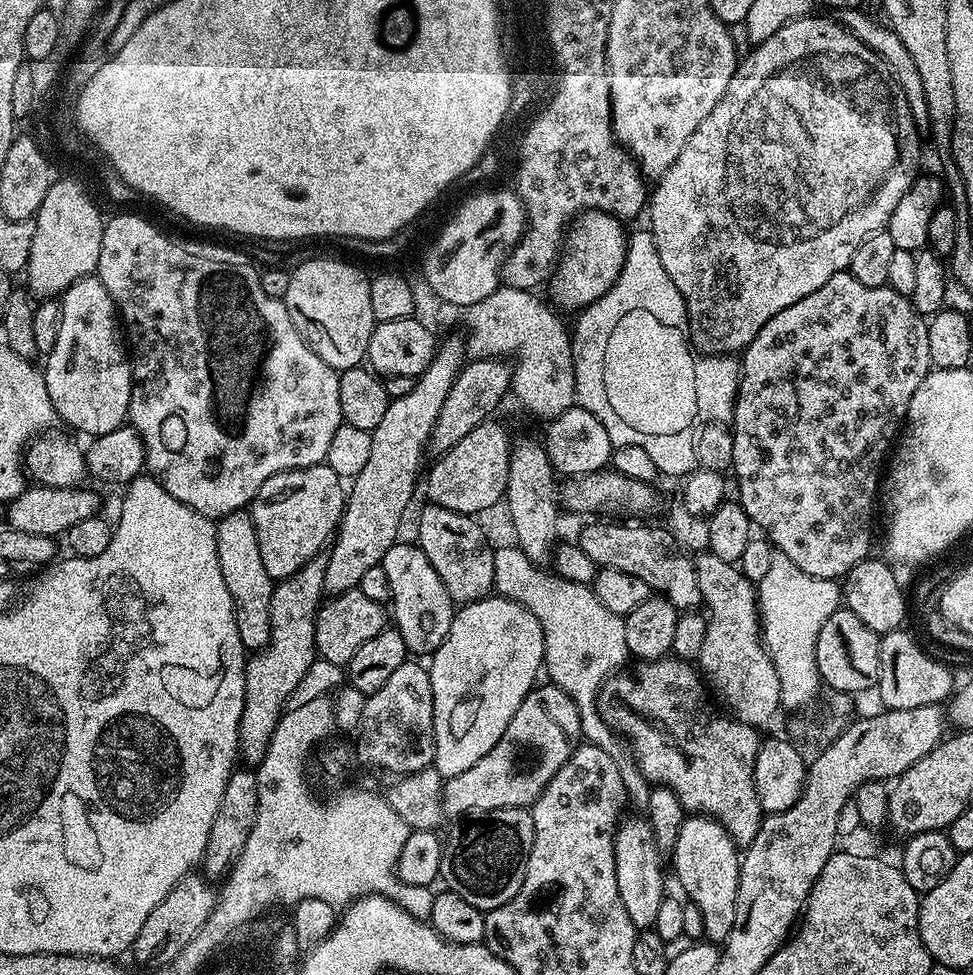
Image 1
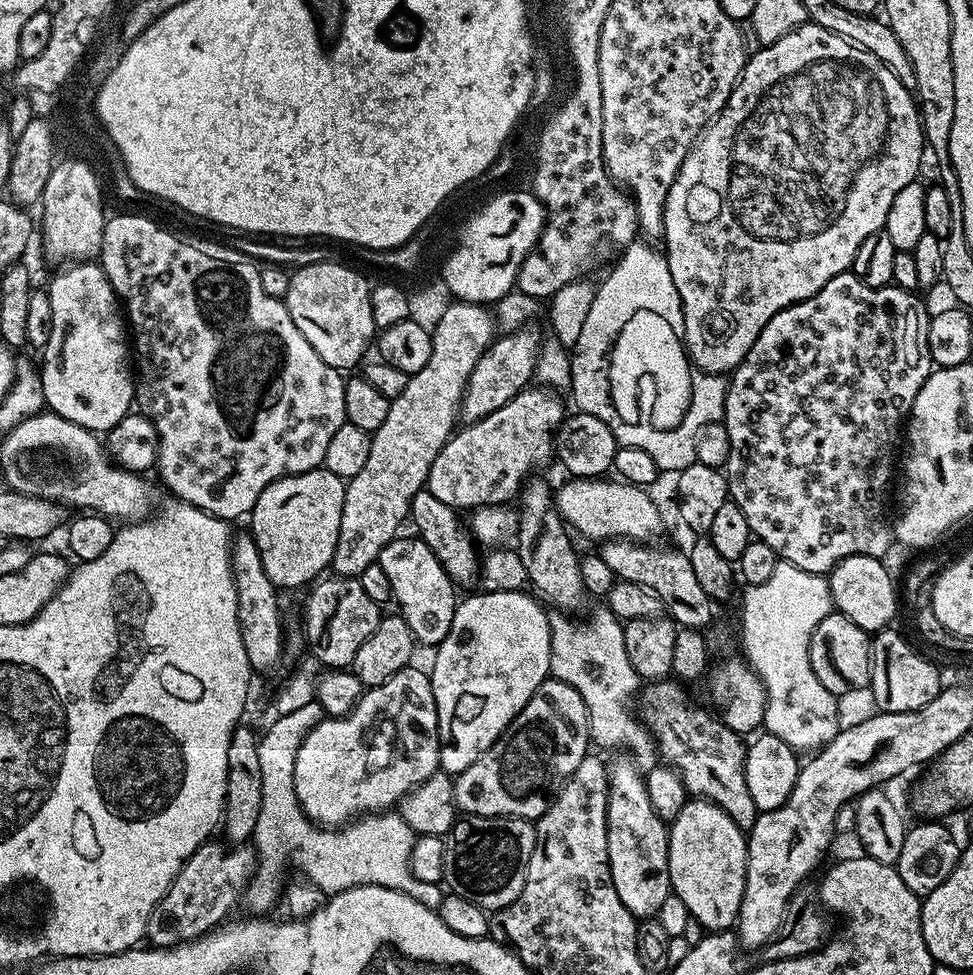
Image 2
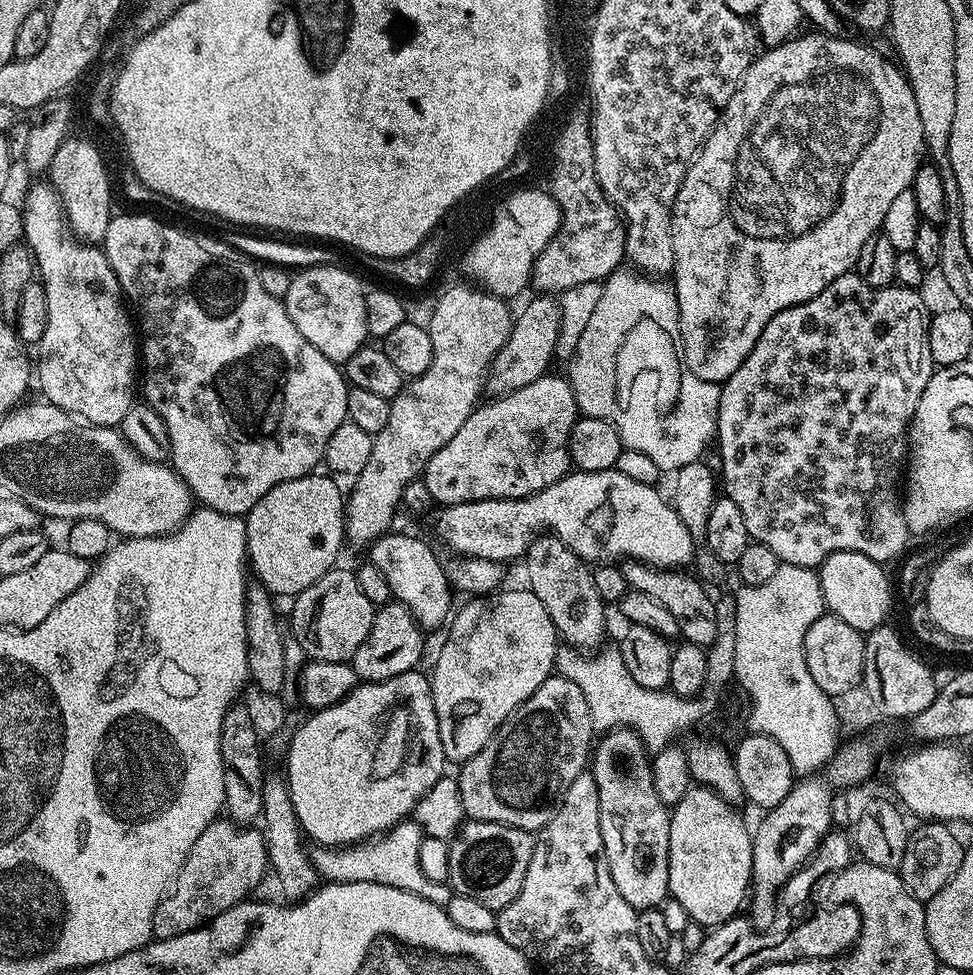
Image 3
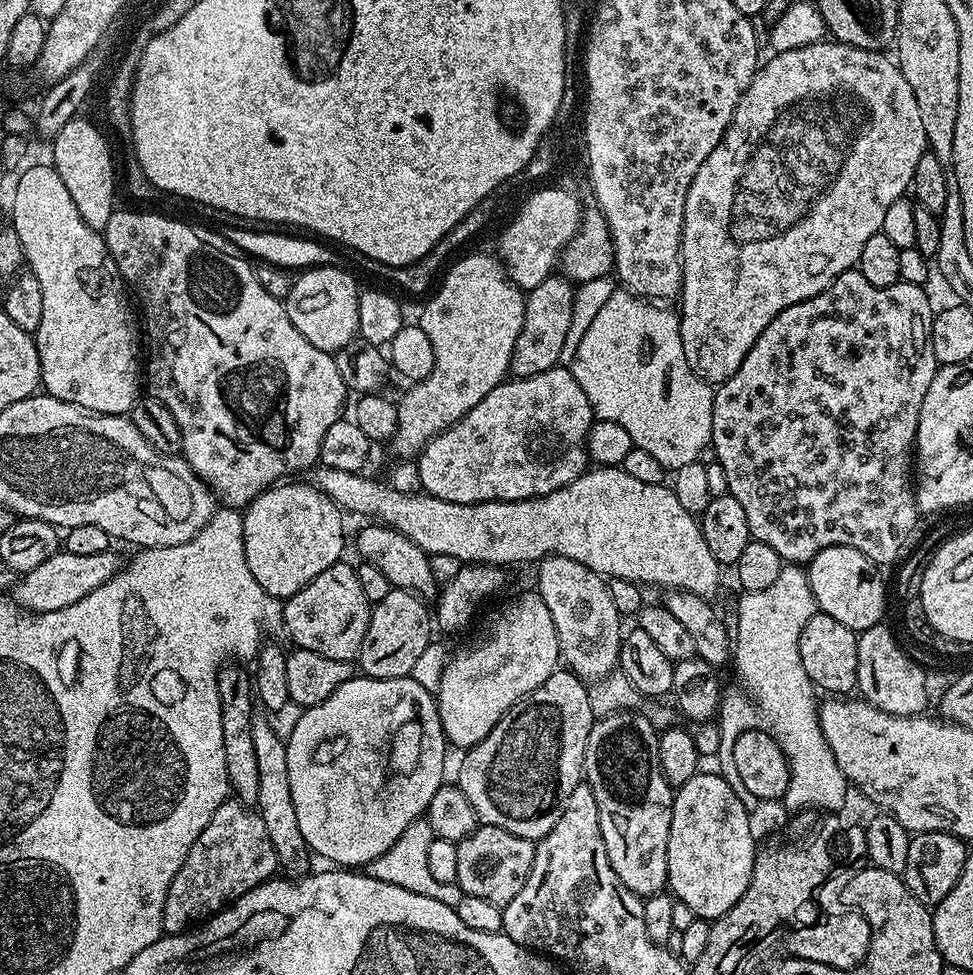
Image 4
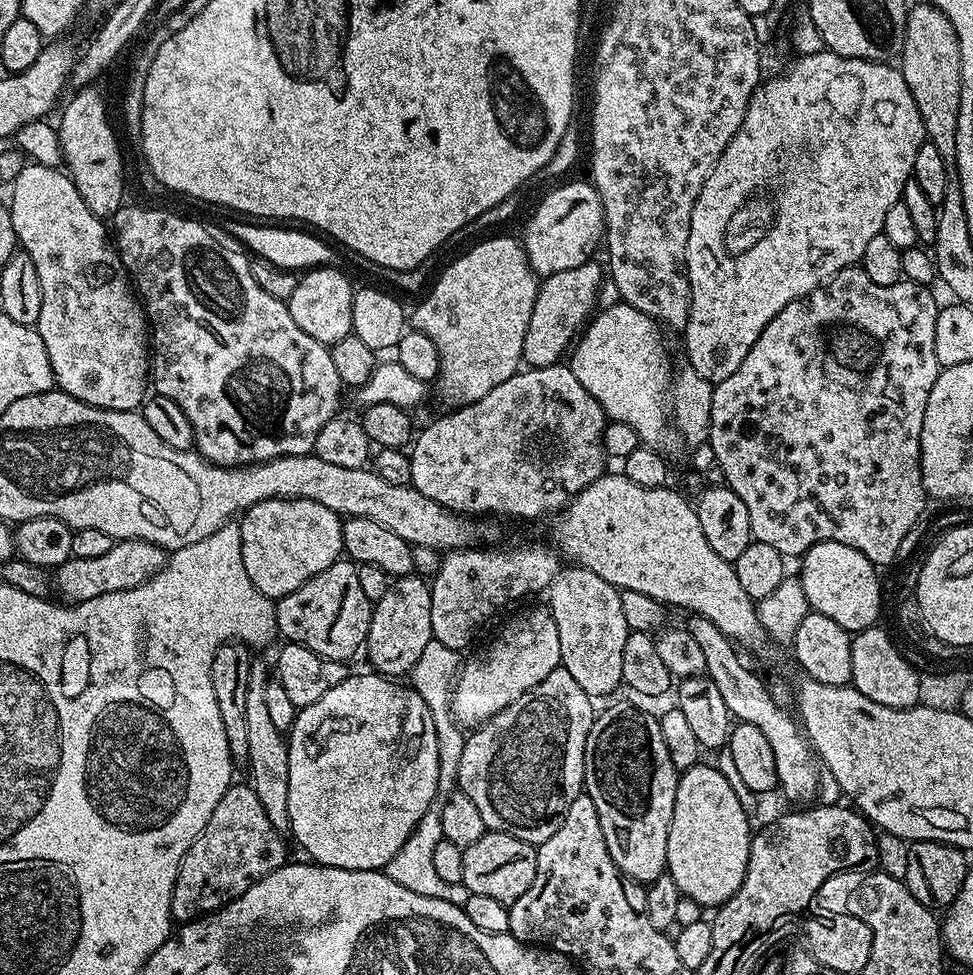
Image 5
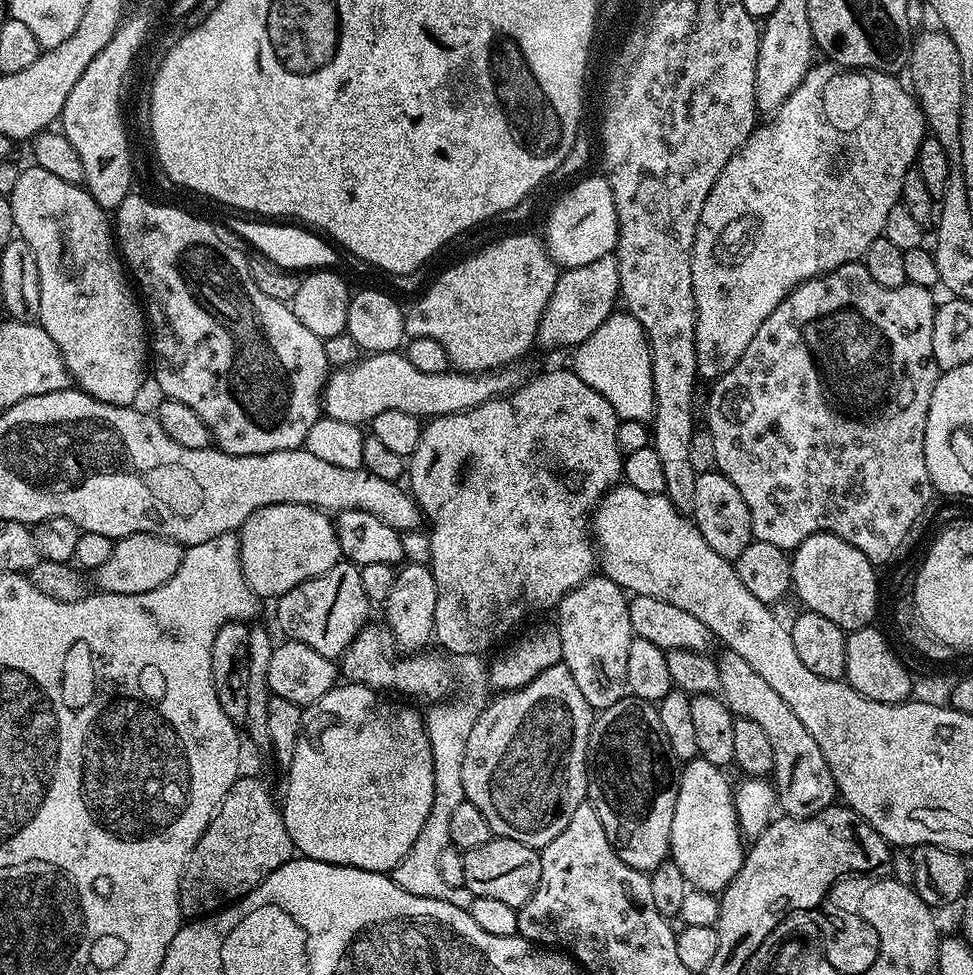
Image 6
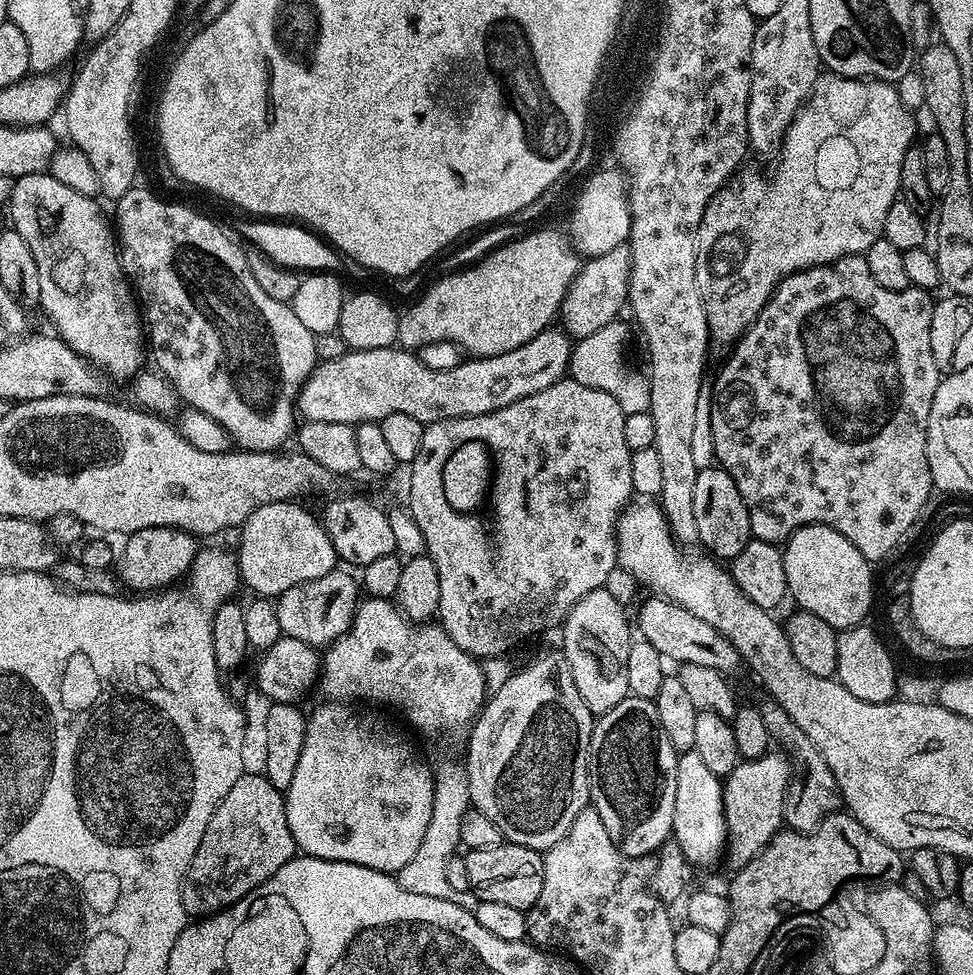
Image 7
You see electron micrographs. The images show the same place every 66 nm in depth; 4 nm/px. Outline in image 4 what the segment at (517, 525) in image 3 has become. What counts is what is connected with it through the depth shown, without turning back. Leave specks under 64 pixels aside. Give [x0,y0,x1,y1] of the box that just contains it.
[315,466,722,598]

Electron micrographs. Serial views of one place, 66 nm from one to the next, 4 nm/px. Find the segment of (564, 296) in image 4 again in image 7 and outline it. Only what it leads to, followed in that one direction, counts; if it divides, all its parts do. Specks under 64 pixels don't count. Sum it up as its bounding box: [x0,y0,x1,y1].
[558,243,630,340]

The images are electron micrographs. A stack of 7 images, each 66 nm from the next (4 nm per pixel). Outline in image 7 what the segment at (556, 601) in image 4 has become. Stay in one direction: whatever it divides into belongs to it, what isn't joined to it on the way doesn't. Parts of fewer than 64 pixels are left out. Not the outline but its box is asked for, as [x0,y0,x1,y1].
[562,587,634,714]

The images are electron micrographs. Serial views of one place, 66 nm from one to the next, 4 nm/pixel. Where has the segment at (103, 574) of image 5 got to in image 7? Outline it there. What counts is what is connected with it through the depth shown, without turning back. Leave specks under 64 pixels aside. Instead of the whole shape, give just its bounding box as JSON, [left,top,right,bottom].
[118,526,198,594]

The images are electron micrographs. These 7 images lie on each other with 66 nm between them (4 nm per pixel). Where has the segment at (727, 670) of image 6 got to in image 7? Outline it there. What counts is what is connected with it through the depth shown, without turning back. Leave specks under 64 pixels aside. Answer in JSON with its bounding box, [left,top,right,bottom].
[759,702,841,832]

